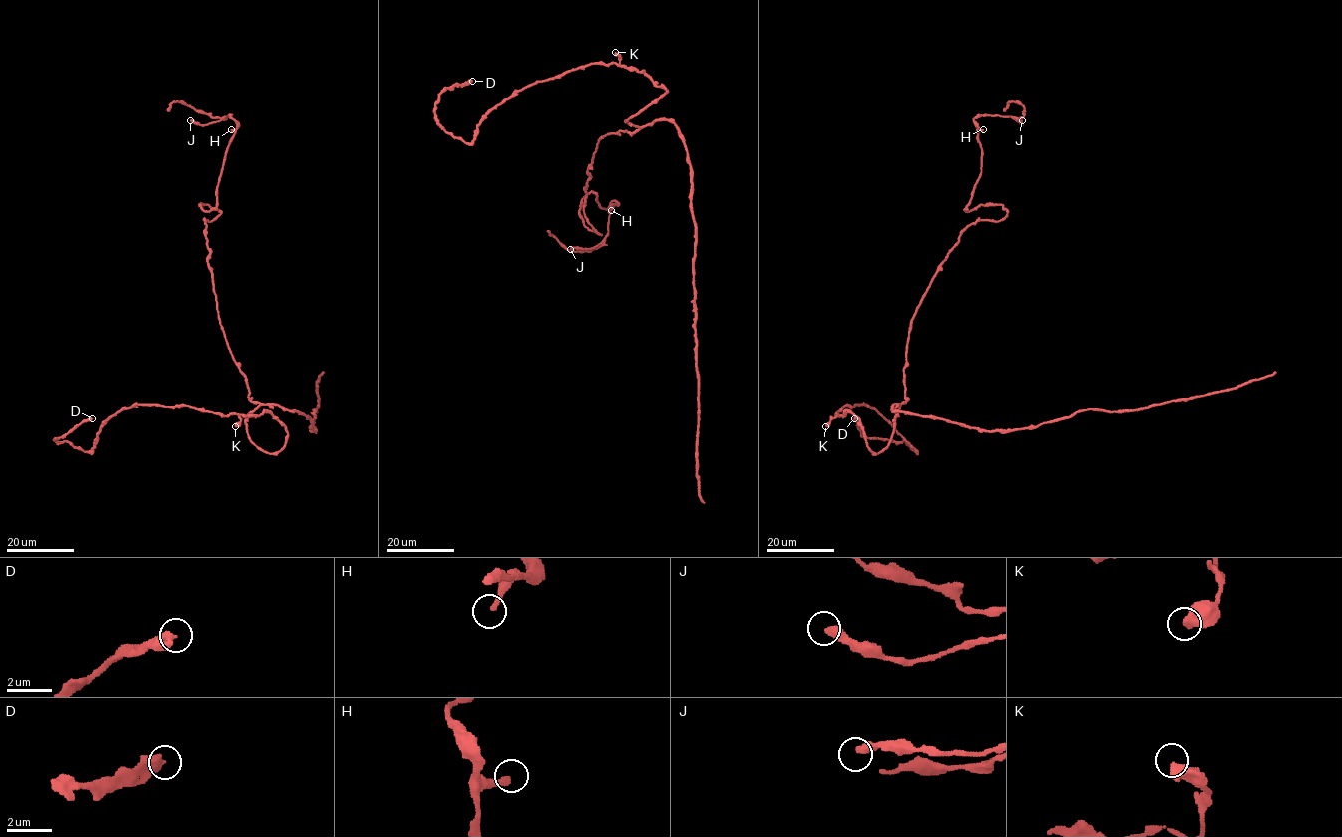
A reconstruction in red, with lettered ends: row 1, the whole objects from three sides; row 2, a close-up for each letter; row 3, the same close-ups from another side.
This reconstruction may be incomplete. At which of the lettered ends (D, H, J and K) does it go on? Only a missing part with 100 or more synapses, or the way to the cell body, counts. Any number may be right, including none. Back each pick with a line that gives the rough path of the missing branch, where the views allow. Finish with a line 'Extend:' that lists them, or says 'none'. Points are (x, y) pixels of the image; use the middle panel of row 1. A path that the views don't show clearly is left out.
Extend: none

